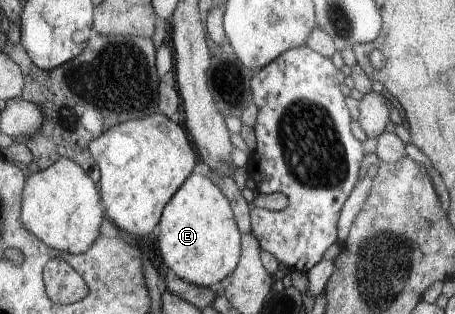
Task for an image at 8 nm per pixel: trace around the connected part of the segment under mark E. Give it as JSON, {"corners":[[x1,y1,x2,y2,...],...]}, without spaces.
{"corners":[[201,169,191,172,173,193,169,202,163,207,157,225,159,232,156,240,160,256,177,278,202,287,218,288,222,278,235,268,240,255,241,234,234,221,229,201]]}

